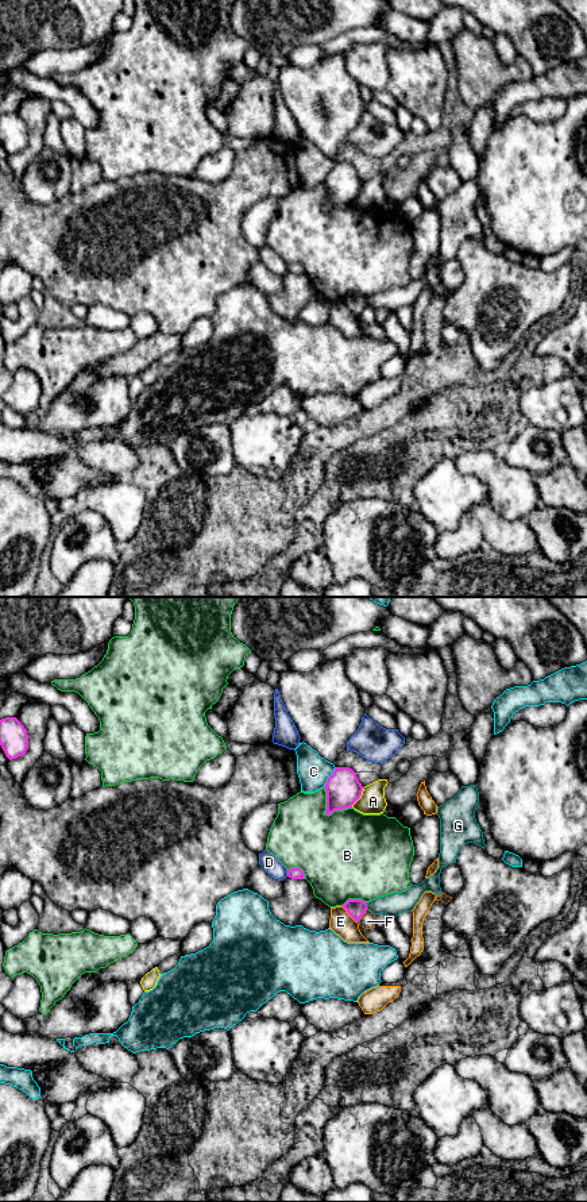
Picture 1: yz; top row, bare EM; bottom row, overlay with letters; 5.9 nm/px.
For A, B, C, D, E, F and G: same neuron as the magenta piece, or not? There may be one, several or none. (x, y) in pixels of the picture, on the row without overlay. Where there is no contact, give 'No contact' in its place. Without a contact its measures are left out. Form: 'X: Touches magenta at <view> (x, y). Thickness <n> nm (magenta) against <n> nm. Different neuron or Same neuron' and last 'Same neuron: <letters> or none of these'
A: Touches magenta at yz (359, 192). Thickness 220 nm (magenta) against 150 nm. Different neuron
B: Touches magenta at yz (327, 208). Thickness 220 nm (magenta) against 480 nm. Different neuron
C: Touches magenta at yz (329, 172). Thickness 220 nm (magenta) against 190 nm. Different neuron
D: Touches magenta at yz (288, 268). Thickness 70 nm (magenta) against 100 nm. Different neuron
E: Touches magenta at yz (348, 308). Thickness 110 nm (magenta) against 140 nm. Different neuron
F: Touches magenta at yz (362, 309). Thickness 110 nm (magenta) against 90 nm. Different neuron
G: Touches magenta at yz (366, 300). Thickness 110 nm (magenta) against 130 nm. Different neuron
Same neuron: none of these

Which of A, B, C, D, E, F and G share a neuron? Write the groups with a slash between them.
A / B / C / D / E / F / G

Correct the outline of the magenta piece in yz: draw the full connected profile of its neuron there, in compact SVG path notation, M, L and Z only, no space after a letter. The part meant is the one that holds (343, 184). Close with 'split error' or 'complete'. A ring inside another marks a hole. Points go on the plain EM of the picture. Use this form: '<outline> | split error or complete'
M336 162L324 184L327 186L325 209L328 211L335 205L352 203L363 186L356 167L350 162Z | complete

